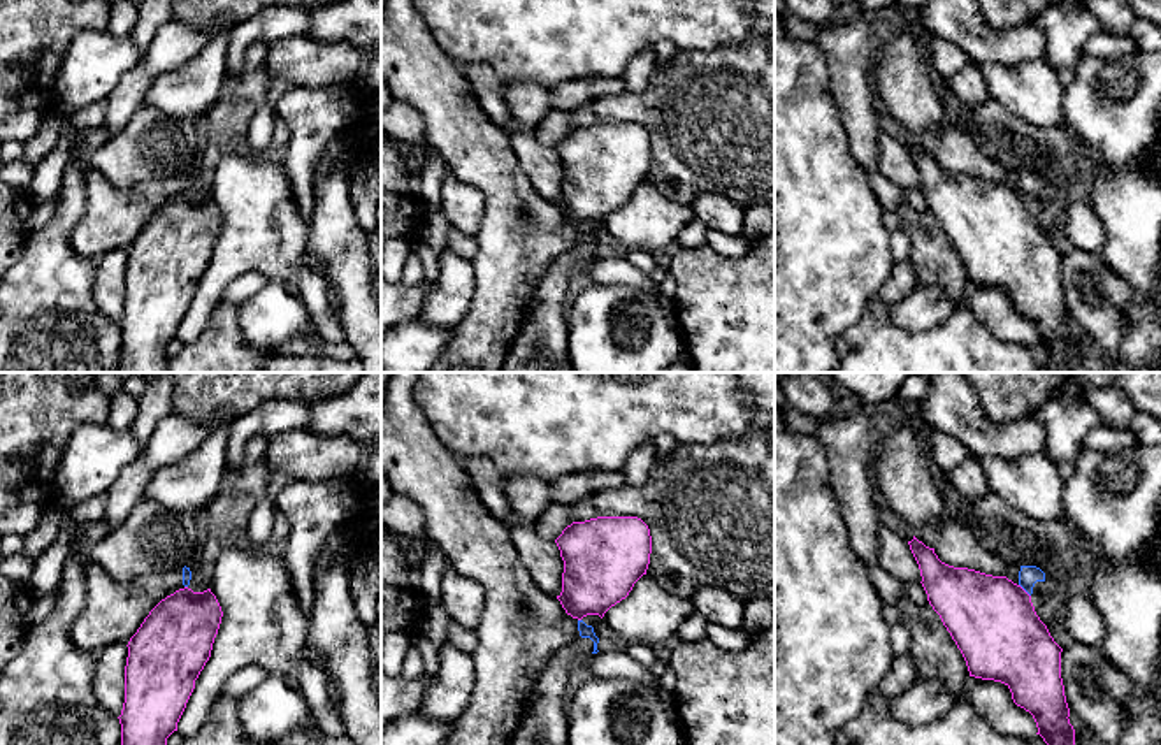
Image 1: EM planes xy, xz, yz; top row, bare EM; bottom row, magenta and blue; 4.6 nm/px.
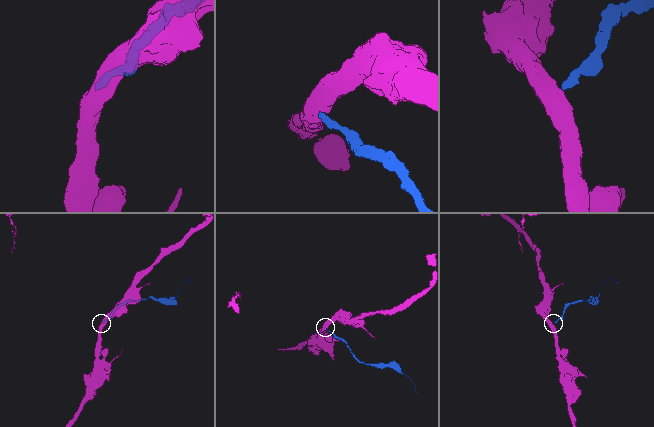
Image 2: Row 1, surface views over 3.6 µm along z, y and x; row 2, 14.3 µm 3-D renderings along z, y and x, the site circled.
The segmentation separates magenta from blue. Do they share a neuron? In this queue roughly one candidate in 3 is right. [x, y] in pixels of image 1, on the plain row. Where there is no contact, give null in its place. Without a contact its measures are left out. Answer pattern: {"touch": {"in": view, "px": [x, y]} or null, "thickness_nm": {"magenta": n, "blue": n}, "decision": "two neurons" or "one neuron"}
{"touch": {"in": "yz", "px": [1024, 197]}, "thickness_nm": {"magenta": 400, "blue": 90}, "decision": "two neurons"}

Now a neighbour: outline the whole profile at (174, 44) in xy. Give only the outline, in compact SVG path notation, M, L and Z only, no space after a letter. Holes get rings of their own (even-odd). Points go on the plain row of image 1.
M172 19L162 25L142 60L118 81L105 98L107 111L102 127L109 137L118 134L142 105L146 90L156 77L190 61L207 46L214 32L232 32L237 23L235 19L220 19L209 28L191 28Z

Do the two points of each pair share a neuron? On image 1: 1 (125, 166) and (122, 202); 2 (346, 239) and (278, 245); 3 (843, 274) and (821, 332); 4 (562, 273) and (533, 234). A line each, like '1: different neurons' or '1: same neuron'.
1: different neurons
2: different neurons
3: same neuron
4: different neurons

